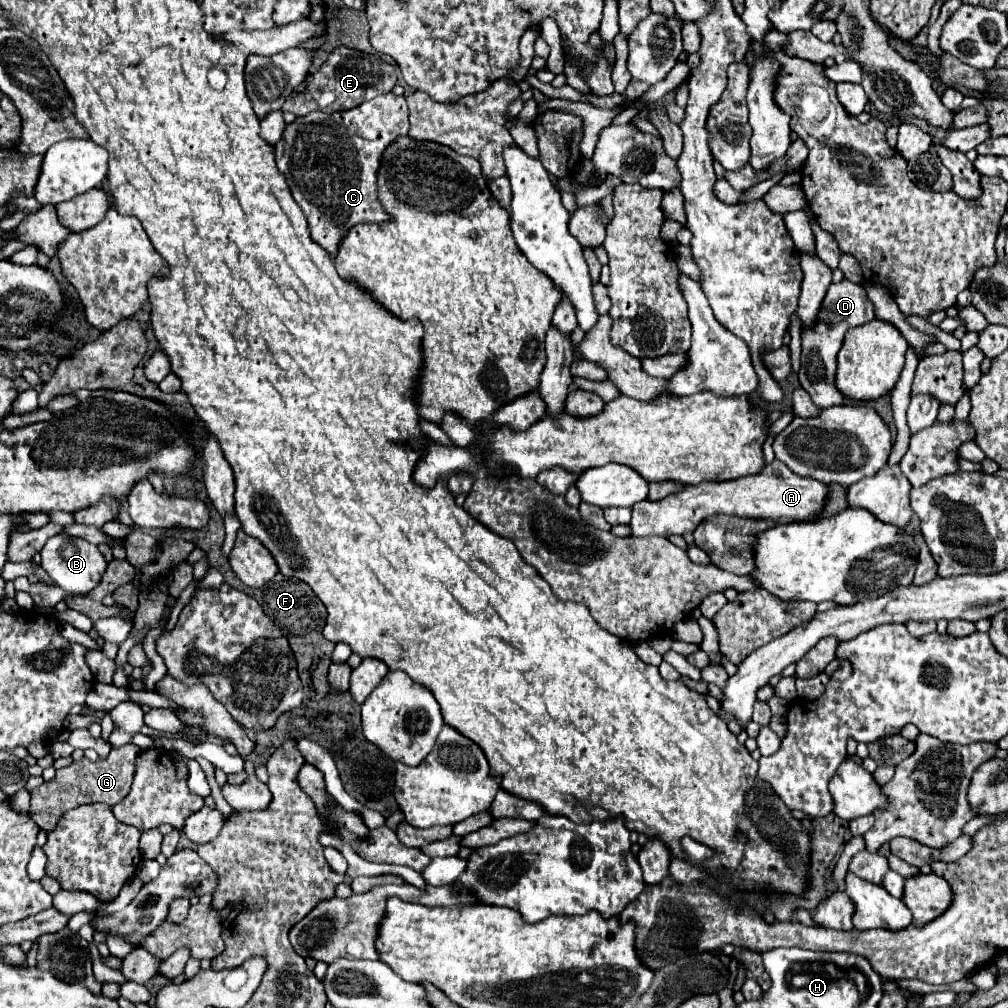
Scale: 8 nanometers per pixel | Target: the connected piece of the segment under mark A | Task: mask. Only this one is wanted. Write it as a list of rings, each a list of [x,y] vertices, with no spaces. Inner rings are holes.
[[[774,459],[768,463],[758,475],[740,477],[736,481],[720,481],[720,483],[698,483],[692,487],[684,487],[676,495],[668,495],[662,501],[640,501],[632,506],[630,527],[632,535],[684,535],[692,533],[700,521],[712,515],[736,515],[748,519],[770,519],[774,523],[808,523],[816,521],[826,507],[826,499],[830,497],[830,487],[808,477],[794,475],[784,463]]]

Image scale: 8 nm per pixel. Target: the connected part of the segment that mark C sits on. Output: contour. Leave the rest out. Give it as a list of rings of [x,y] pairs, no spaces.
[[[394,93],[380,95],[376,99],[362,103],[360,107],[354,107],[350,111],[336,111],[332,115],[322,111],[312,111],[310,115],[296,117],[296,121],[284,129],[282,153],[280,153],[280,141],[276,145],[276,165],[280,171],[284,171],[282,175],[286,177],[290,193],[308,219],[312,241],[324,247],[332,259],[336,257],[336,251],[340,249],[344,235],[356,223],[392,221],[392,217],[382,209],[378,201],[376,175],[380,169],[382,153],[388,147],[388,143],[394,143],[398,137],[404,137],[406,133],[408,133],[406,99],[396,97]]]

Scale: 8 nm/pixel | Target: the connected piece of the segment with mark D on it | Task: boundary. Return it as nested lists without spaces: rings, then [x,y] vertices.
[[[840,281],[840,283],[830,283],[824,301],[820,305],[820,315],[816,317],[816,323],[812,327],[802,327],[802,365],[798,371],[798,381],[800,385],[810,393],[812,401],[826,409],[832,405],[842,405],[844,397],[840,391],[836,391],[834,385],[834,373],[836,373],[836,355],[842,347],[846,329],[864,325],[874,319],[874,305],[866,297],[866,291],[862,285],[850,283],[850,281]]]

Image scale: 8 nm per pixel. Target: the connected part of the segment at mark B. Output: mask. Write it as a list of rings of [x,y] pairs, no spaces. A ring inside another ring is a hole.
[[[56,535],[56,537],[50,537],[44,545],[44,549],[40,551],[42,555],[42,563],[40,567],[54,579],[54,583],[66,591],[74,591],[74,593],[88,593],[92,591],[104,571],[106,571],[106,559],[104,555],[98,551],[96,545],[88,543],[86,539],[80,539],[80,537],[68,537],[68,535]]]

